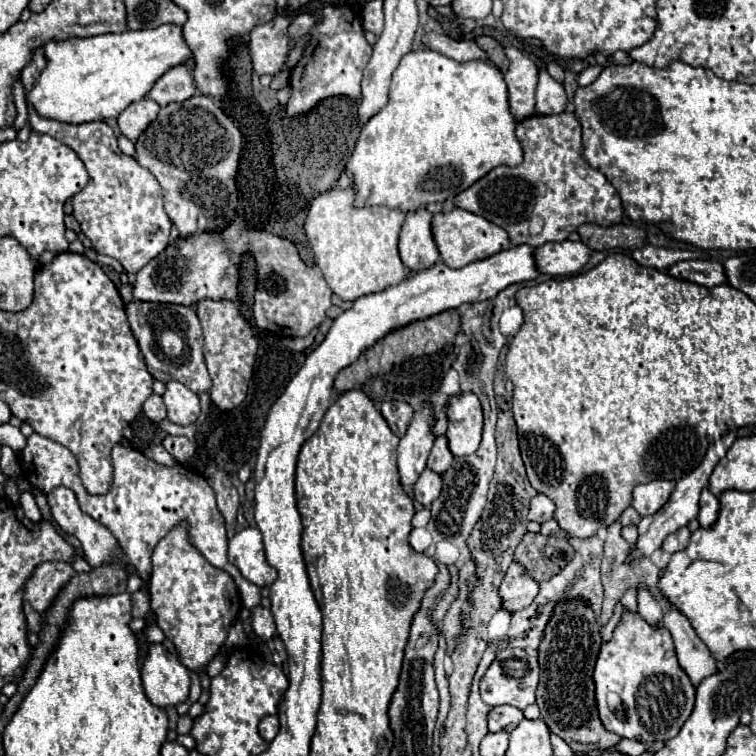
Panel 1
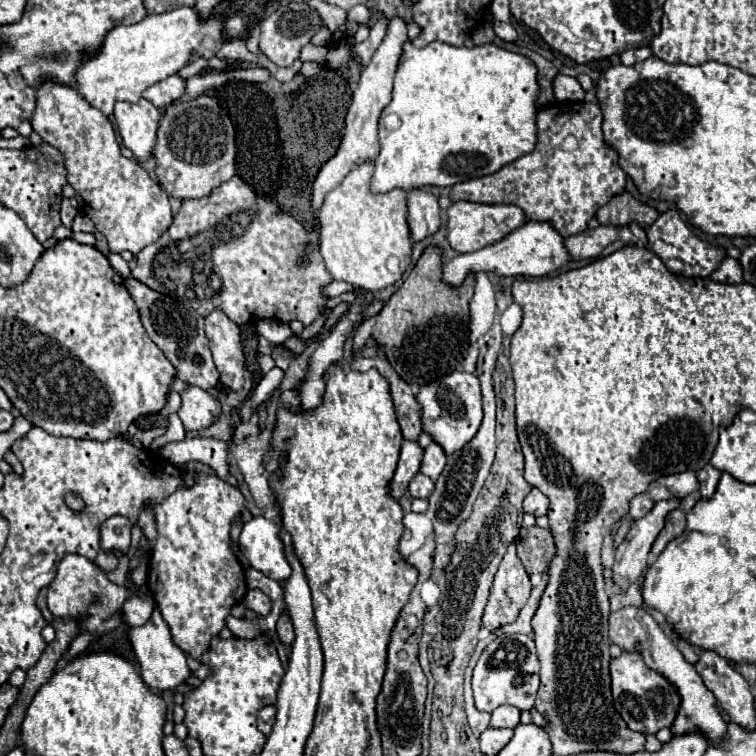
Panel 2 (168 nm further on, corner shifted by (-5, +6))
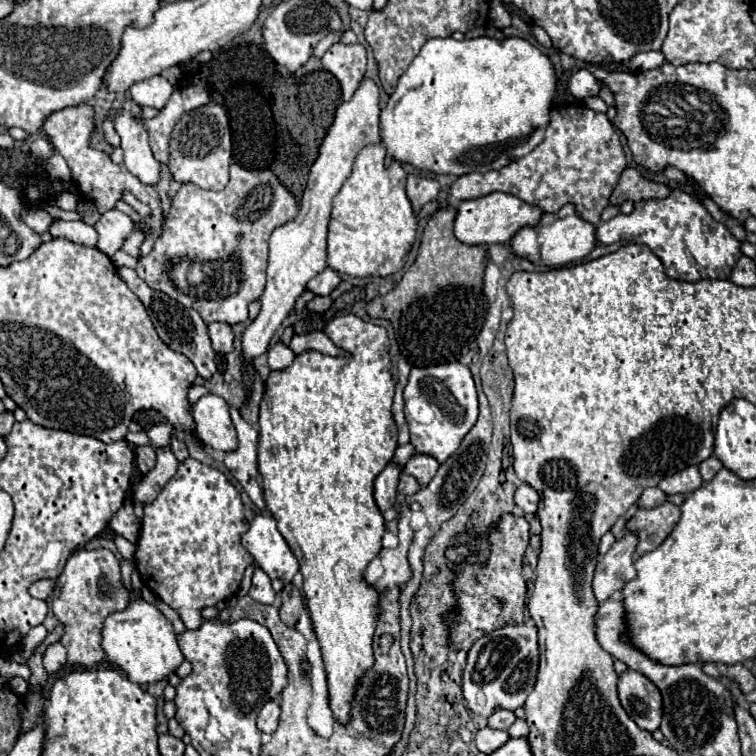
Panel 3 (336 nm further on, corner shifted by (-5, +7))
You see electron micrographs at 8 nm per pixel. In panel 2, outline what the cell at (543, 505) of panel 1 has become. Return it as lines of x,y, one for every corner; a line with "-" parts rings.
532,488
530,492
528,492
528,496
524,498
524,512
526,514
532,514
532,516
544,516
546,512
548,512
548,498
540,492
540,490
536,490
536,488

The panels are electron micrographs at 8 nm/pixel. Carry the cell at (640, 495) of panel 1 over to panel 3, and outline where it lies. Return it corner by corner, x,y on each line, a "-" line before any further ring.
688,467
672,477
664,477
658,487
666,495
676,495
676,493
692,493
702,485
702,477
698,473
698,467

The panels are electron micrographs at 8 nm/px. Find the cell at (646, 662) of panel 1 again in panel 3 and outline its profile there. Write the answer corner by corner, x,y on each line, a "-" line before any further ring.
626,669
618,677
618,695
628,717
644,731
656,731
662,721
660,689
642,673

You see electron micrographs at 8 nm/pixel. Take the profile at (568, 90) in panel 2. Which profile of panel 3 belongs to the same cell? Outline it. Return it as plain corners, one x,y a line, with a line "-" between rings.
580,69
576,71
572,77
570,77
570,93
576,97
576,99
586,99
586,97
592,97
592,95
598,95
598,89
600,89
600,81
596,77
592,77
590,71
586,69

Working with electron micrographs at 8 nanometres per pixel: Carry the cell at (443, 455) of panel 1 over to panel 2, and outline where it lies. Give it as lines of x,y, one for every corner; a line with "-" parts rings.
432,442
428,448
424,448
424,458
420,464
422,474
436,480
440,476
440,472
444,470
444,466
446,466
446,454
436,442

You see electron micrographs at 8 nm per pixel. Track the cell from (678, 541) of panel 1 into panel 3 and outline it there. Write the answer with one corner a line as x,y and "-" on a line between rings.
670,501
650,511
638,509
636,517
626,523
630,531
636,531
640,535
636,557
642,557
644,553
660,547
678,521
680,521
680,507
672,505

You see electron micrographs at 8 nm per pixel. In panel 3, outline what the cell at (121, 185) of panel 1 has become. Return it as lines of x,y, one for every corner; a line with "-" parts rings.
88,103
82,105
74,105
74,107
64,107
60,111
54,111
46,121
44,121
44,133
46,137
52,141
54,149
66,159
70,173
72,173
72,181
78,185
78,189
82,191
84,199
94,203
96,209
100,213
106,213
110,209
116,209
116,203
122,201
124,191
130,191
132,195
136,195
142,203
146,203
150,207
150,215
142,217
142,225
134,223
132,233
124,239
122,249
132,255
132,257
140,257
140,245
144,243
144,239
148,237
150,229
160,229
164,223
164,215
162,215
162,205
160,205
160,195
152,185
142,183
138,177
134,177
124,165
116,165
108,153
92,149
90,139
94,135
96,129
96,119
94,119
94,107

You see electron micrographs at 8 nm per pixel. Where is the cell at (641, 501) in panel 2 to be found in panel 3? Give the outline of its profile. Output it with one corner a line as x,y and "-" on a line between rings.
650,487
650,489
644,489
644,493
640,495
638,505
640,505
642,509
656,509
656,507
660,507
664,501
666,501
666,493
664,493
660,487

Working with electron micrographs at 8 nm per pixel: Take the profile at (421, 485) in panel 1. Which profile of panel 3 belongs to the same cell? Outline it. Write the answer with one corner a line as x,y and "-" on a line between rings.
402,473
400,475
400,483
398,483
398,493
402,493
402,495
414,495
414,493
418,493
422,487
420,487
420,483
412,477
412,475
406,475
406,473

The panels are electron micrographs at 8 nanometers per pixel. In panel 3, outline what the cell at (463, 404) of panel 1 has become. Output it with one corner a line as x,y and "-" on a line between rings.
458,361
436,367
414,367
404,389
404,401
410,441
416,447
416,453
432,455
440,463
460,447
460,441
478,419
478,395
472,373

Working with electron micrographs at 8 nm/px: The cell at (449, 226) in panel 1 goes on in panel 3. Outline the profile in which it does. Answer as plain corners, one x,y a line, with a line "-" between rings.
490,193
486,197
462,201
456,209
456,221
454,221
454,235
464,245
492,245
492,243
506,243
518,229
524,225
536,225
536,221
542,217
542,211
534,205
528,205
520,201
514,195
508,193

